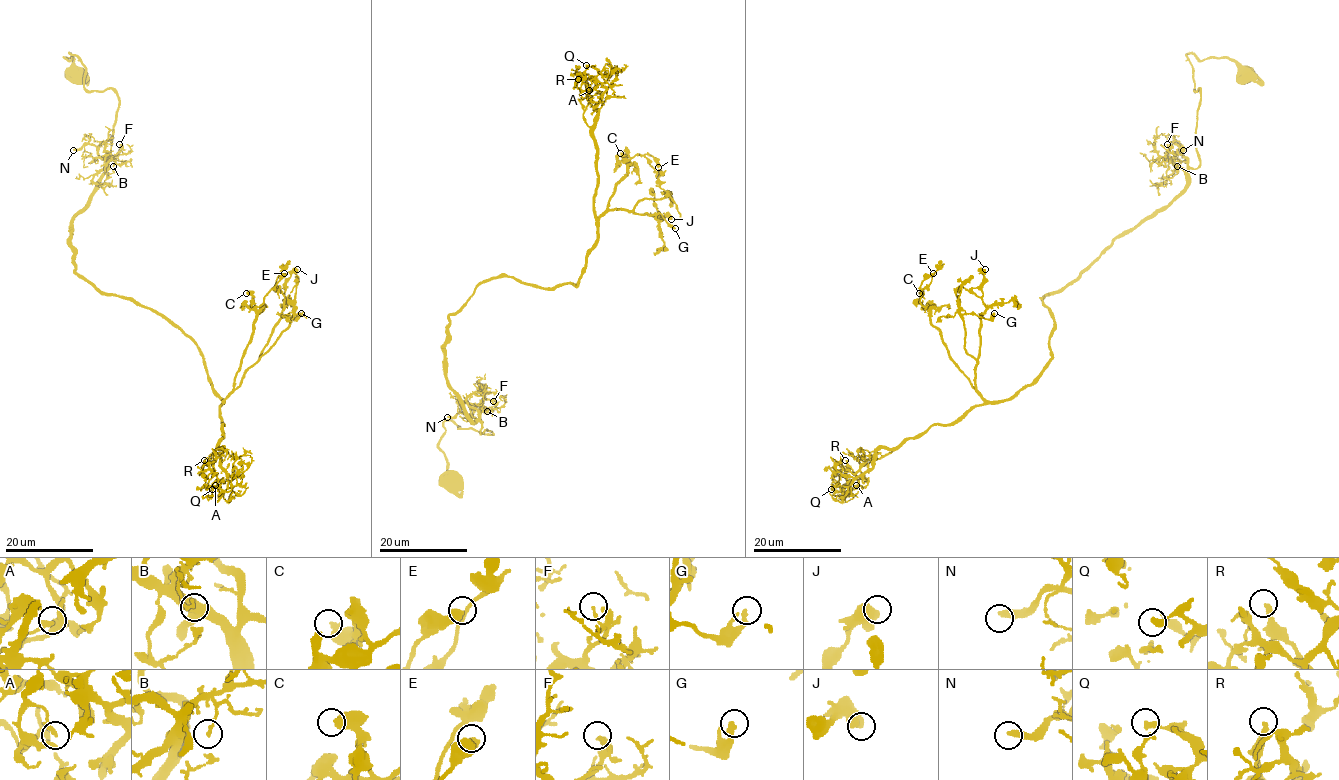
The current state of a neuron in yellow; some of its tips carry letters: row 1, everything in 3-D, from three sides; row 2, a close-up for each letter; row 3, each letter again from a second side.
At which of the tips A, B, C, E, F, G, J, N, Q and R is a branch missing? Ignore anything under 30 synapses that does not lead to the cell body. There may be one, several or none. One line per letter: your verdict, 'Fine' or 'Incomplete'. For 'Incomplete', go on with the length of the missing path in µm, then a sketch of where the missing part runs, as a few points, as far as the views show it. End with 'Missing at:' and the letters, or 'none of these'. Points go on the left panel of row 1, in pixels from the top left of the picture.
A: Fine
B: Fine
C: Fine
E: Fine
F: Fine
G: Fine
J: Fine
N: Incomplete. Missing length about 10 µm. Course of what is missing: (73, 150), (55, 147), (43, 138), (45, 134)
Q: Fine
R: Fine
Missing at: N

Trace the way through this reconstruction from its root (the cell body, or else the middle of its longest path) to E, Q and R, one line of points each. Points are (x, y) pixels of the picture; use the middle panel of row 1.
E: (450, 484), (443, 423), (492, 434), (446, 378), (449, 316), (496, 278), (577, 285), (630, 160), (658, 167)
Q: (450, 484), (443, 423), (492, 434), (446, 378), (449, 316), (496, 278), (577, 285), (597, 239), (586, 65)
R: (450, 484), (443, 423), (492, 434), (446, 378), (449, 316), (496, 278), (577, 285), (597, 239), (578, 79)

